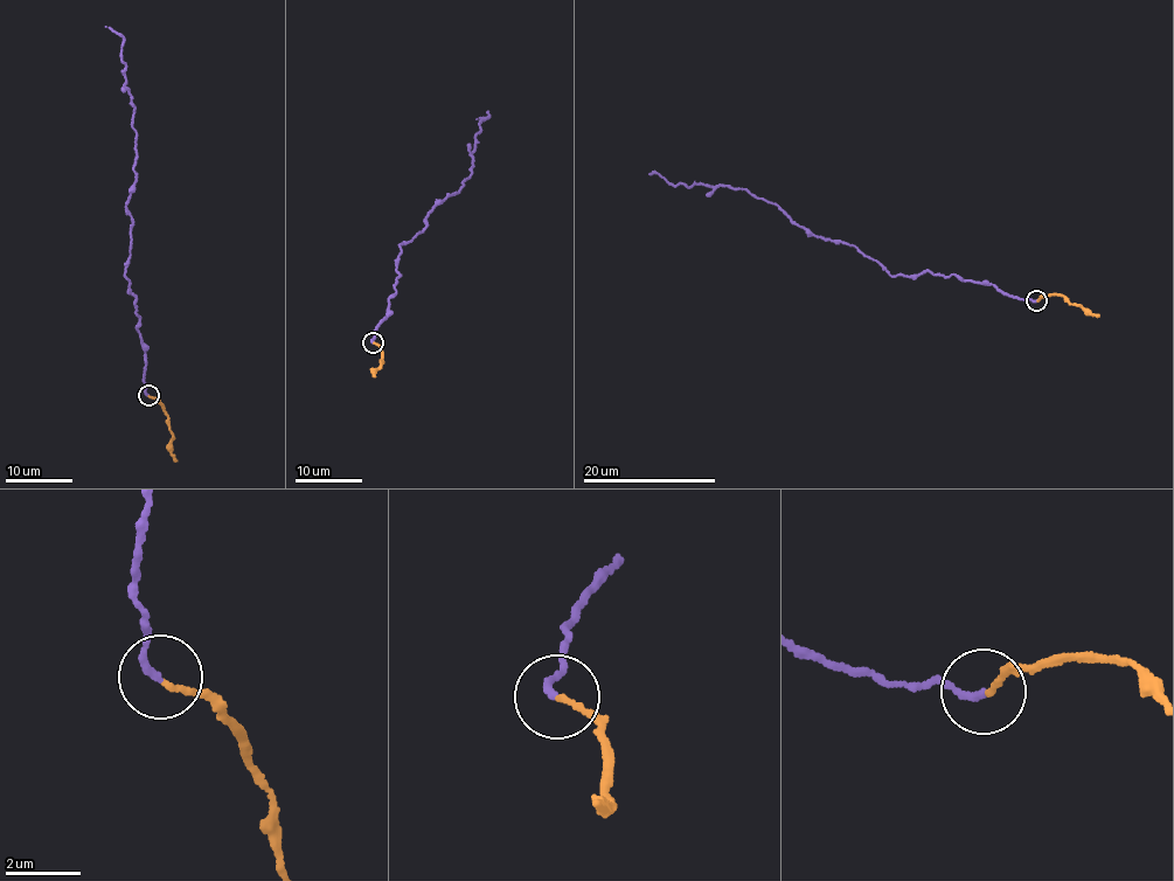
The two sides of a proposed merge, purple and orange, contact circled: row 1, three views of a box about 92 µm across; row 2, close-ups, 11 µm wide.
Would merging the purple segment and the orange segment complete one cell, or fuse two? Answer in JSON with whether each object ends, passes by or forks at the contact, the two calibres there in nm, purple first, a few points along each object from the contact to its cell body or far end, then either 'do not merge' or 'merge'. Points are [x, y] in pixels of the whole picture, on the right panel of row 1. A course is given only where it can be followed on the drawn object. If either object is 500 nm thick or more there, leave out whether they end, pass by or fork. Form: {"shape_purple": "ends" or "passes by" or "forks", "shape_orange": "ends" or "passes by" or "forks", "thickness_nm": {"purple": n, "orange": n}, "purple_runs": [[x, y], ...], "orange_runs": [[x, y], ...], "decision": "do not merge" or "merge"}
{"shape_purple": "ends", "shape_orange": "ends", "thickness_nm": {"purple": 180, "orange": 140}, "purple_runs": [[1036, 300], [954, 275], [894, 276], [853, 244], [811, 235], [744, 188], [674, 186], [652, 173]], "orange_runs": [[1037, 300], [1057, 293], [1099, 316]], "decision": "merge"}

